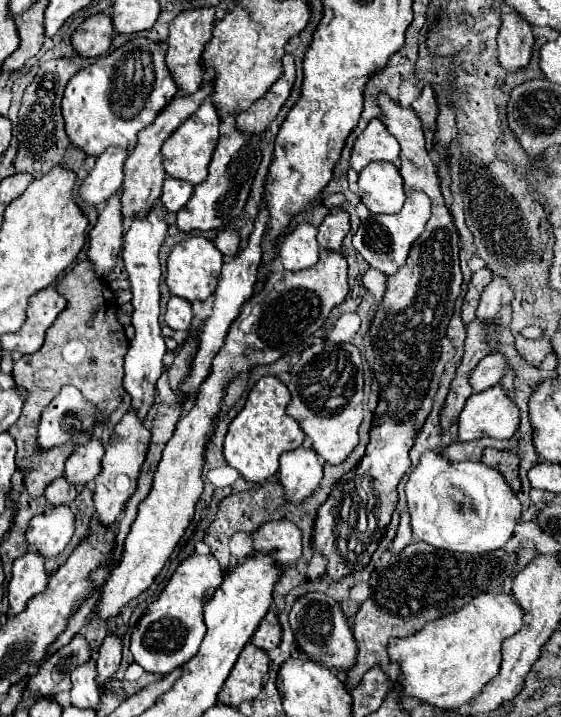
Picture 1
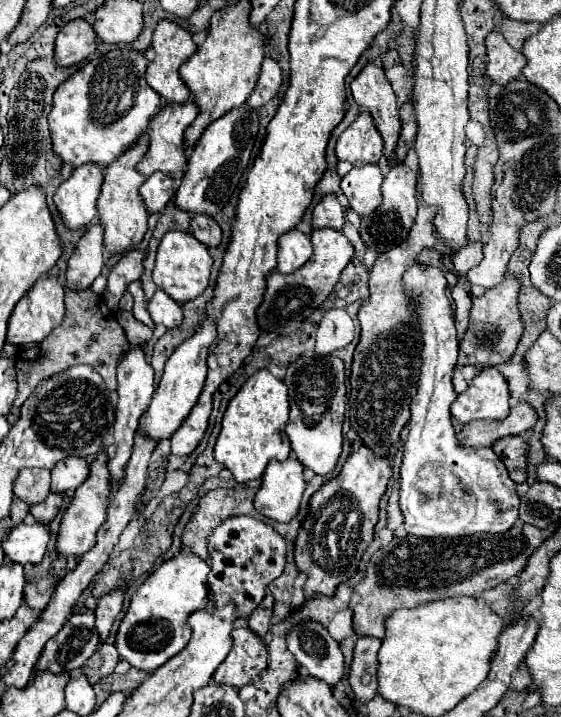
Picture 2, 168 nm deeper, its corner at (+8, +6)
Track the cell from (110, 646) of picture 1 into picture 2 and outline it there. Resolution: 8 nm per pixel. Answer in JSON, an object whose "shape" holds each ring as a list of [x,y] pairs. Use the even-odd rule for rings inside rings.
{"shape":[[[116,589],[106,597],[98,599],[98,609],[96,609],[96,631],[100,635],[102,645],[106,643],[112,623],[118,617],[118,613],[122,611],[122,599],[124,599],[124,589]]]}

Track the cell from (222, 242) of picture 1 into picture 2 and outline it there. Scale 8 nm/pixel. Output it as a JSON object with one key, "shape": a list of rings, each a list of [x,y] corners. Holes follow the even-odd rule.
{"shape":[[[194,215],[192,217],[192,235],[202,241],[206,247],[218,247],[222,241],[222,229],[212,217]]]}

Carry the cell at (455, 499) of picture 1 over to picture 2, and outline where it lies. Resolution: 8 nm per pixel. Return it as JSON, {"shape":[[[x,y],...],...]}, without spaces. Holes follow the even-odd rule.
{"shape":[[[410,267],[404,275],[404,285],[410,291],[412,303],[416,305],[416,313],[420,317],[422,329],[422,367],[420,367],[420,385],[418,393],[410,405],[410,423],[404,447],[404,459],[400,467],[400,509],[404,515],[404,527],[410,535],[416,537],[468,537],[476,533],[506,533],[514,521],[518,519],[520,499],[516,495],[516,483],[508,477],[504,463],[500,457],[494,457],[490,447],[460,447],[454,435],[454,427],[450,421],[450,405],[456,401],[456,391],[452,385],[452,373],[458,357],[458,339],[454,329],[452,307],[446,297],[446,277],[438,267]]]}

